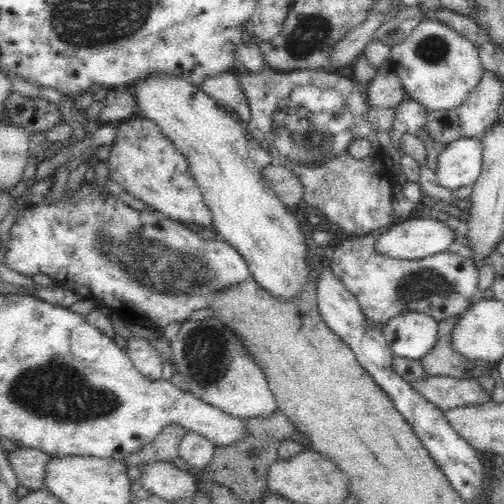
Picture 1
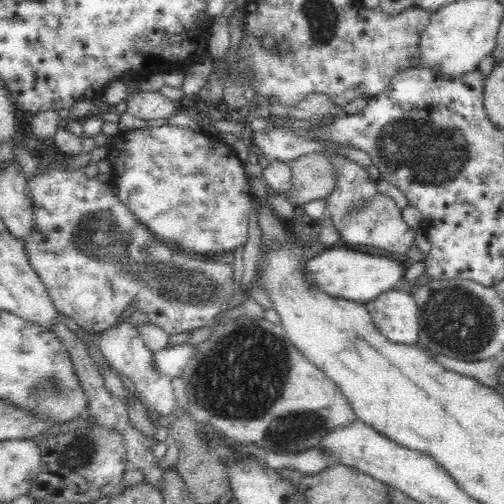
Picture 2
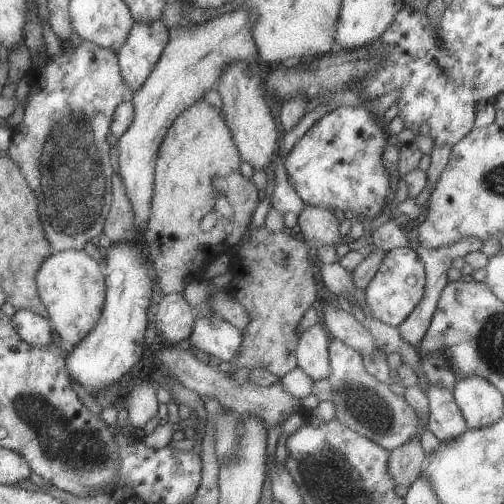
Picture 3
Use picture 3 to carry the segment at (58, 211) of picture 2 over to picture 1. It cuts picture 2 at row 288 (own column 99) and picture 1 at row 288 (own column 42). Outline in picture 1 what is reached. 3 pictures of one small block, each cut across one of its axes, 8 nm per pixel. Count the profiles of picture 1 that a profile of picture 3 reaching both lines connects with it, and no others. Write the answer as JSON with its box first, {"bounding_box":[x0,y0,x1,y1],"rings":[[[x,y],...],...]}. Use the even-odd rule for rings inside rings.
{"bounding_box":[4,182,252,332],"rings":[[[84,182],[74,196],[64,192],[58,202],[28,204],[20,210],[10,236],[12,240],[8,242],[8,254],[4,258],[6,268],[28,278],[38,274],[50,276],[54,286],[78,294],[80,300],[106,304],[106,308],[116,312],[128,326],[140,324],[140,328],[152,332],[166,330],[172,322],[186,322],[194,312],[210,306],[214,292],[224,292],[252,278],[246,260],[228,242],[204,240],[198,232],[190,232],[190,228],[152,208],[134,210],[112,194],[104,198],[96,182]]]}

